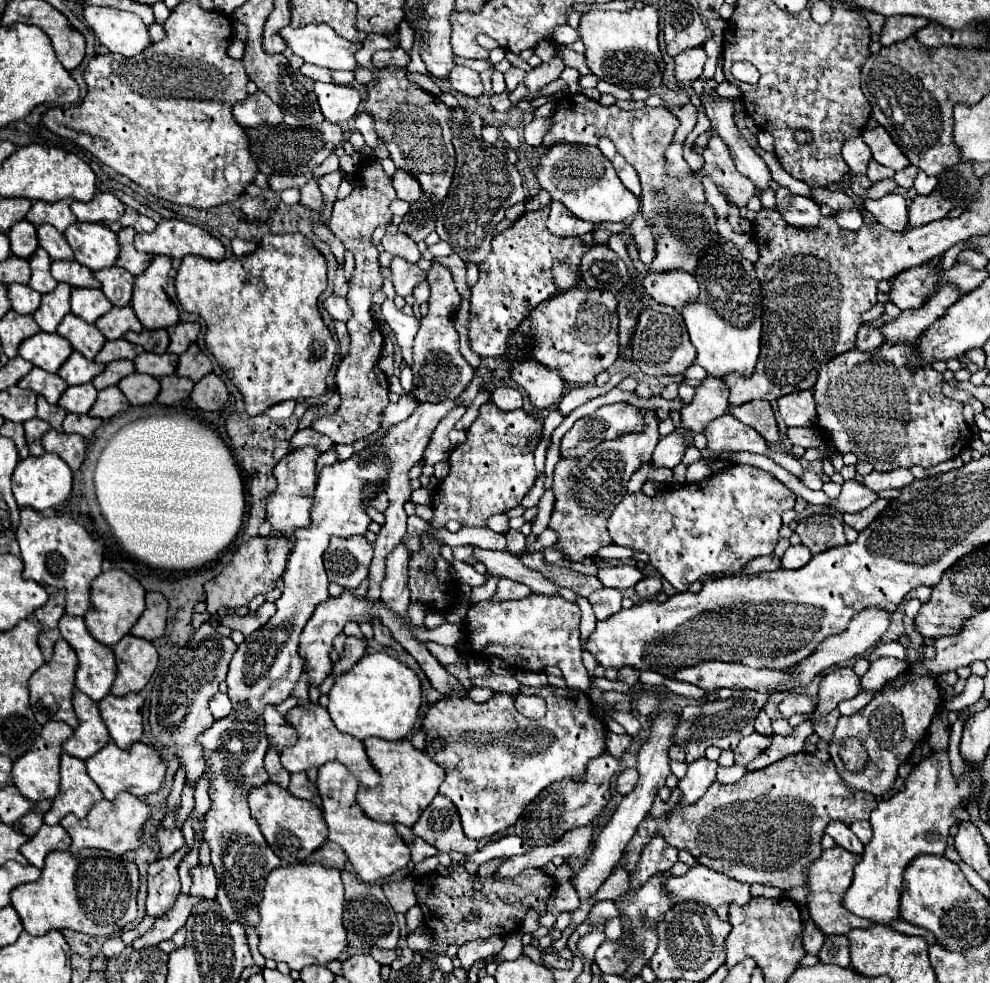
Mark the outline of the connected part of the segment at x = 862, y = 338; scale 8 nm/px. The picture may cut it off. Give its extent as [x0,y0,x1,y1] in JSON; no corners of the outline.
[856,324,884,352]

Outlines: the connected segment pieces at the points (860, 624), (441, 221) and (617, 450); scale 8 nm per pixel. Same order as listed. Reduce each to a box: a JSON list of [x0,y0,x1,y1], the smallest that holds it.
[[792,606,890,688],[436,108,526,264],[550,408,658,562]]

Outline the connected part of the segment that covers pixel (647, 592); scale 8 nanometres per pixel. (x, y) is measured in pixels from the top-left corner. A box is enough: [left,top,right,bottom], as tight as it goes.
[634,574,662,600]

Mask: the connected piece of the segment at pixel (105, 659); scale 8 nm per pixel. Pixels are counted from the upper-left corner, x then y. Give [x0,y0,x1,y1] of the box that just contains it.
[60,616,118,702]

